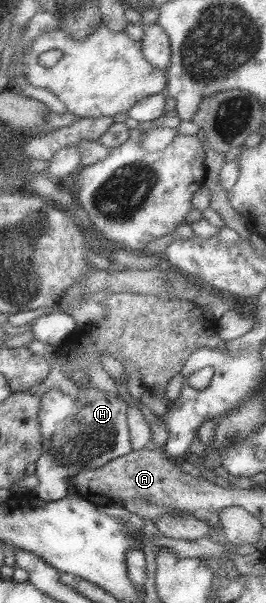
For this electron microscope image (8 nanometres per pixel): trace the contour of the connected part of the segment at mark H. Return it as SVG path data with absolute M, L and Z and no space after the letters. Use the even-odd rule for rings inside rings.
M84 381L78 384L77 401L60 394L58 388L44 387L39 393L40 406L36 420L40 430L41 455L35 459L37 484L32 489L42 502L60 500L66 495L64 478L74 476L79 470L102 466L109 460L131 451L127 428L127 404L116 395L89 387Z

